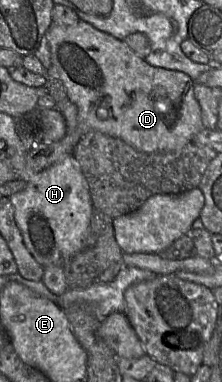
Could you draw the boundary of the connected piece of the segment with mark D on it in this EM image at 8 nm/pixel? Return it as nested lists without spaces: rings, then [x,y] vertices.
[[[79,21],[78,23],[70,26],[66,25],[52,25],[46,33],[48,43],[51,52],[51,63],[55,67],[61,82],[65,88],[67,97],[69,100],[77,106],[78,109],[78,123],[75,131],[67,130],[66,135],[56,142],[46,143],[42,142],[36,144],[32,147],[28,147],[26,152],[26,162],[23,171],[20,174],[19,179],[26,181],[27,183],[37,176],[39,173],[59,162],[61,159],[69,154],[72,154],[74,147],[76,146],[79,139],[88,131],[100,131],[104,134],[119,138],[125,143],[129,144],[133,148],[145,152],[145,153],[157,153],[157,152],[171,152],[176,151],[189,143],[193,143],[194,137],[200,132],[203,127],[202,117],[201,117],[201,107],[194,95],[194,81],[184,72],[169,70],[165,68],[159,68],[149,65],[145,59],[140,58],[136,55],[123,40],[119,40],[105,32],[102,32],[91,24],[84,21]]]

